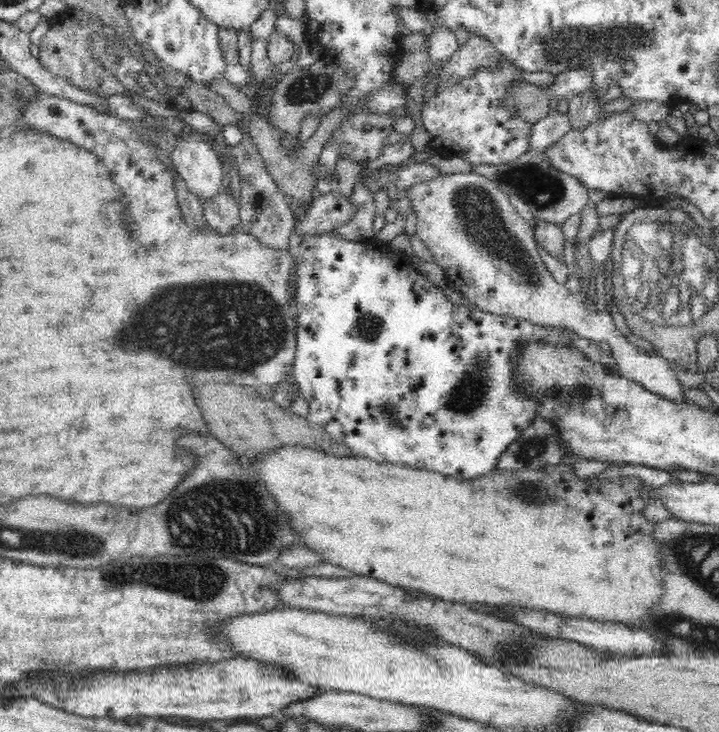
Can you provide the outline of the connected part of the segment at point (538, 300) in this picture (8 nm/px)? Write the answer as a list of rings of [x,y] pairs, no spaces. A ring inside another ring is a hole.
[[[474,172],[436,174],[407,188],[406,203],[417,214],[416,234],[430,247],[433,262],[444,268],[447,284],[460,290],[468,303],[496,315],[548,326],[576,327],[582,338],[610,344],[611,364],[621,376],[664,398],[684,399],[670,360],[649,355],[628,342],[616,329],[612,314],[596,312],[587,305],[583,294],[574,295],[556,281],[538,251],[533,226],[514,209],[509,195],[497,183]]]

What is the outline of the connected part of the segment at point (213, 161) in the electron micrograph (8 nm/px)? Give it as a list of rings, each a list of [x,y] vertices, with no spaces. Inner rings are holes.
[[[189,125],[187,126],[187,129],[175,134],[172,156],[182,178],[204,200],[220,190],[223,163],[216,148],[208,142],[208,137],[198,130],[190,130]]]

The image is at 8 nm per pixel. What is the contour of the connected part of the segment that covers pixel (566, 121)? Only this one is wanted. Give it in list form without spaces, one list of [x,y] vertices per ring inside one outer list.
[[[552,111],[546,118],[534,124],[534,138],[532,138],[532,148],[530,149],[552,146],[574,129],[572,124],[574,121],[572,121],[570,113]]]

